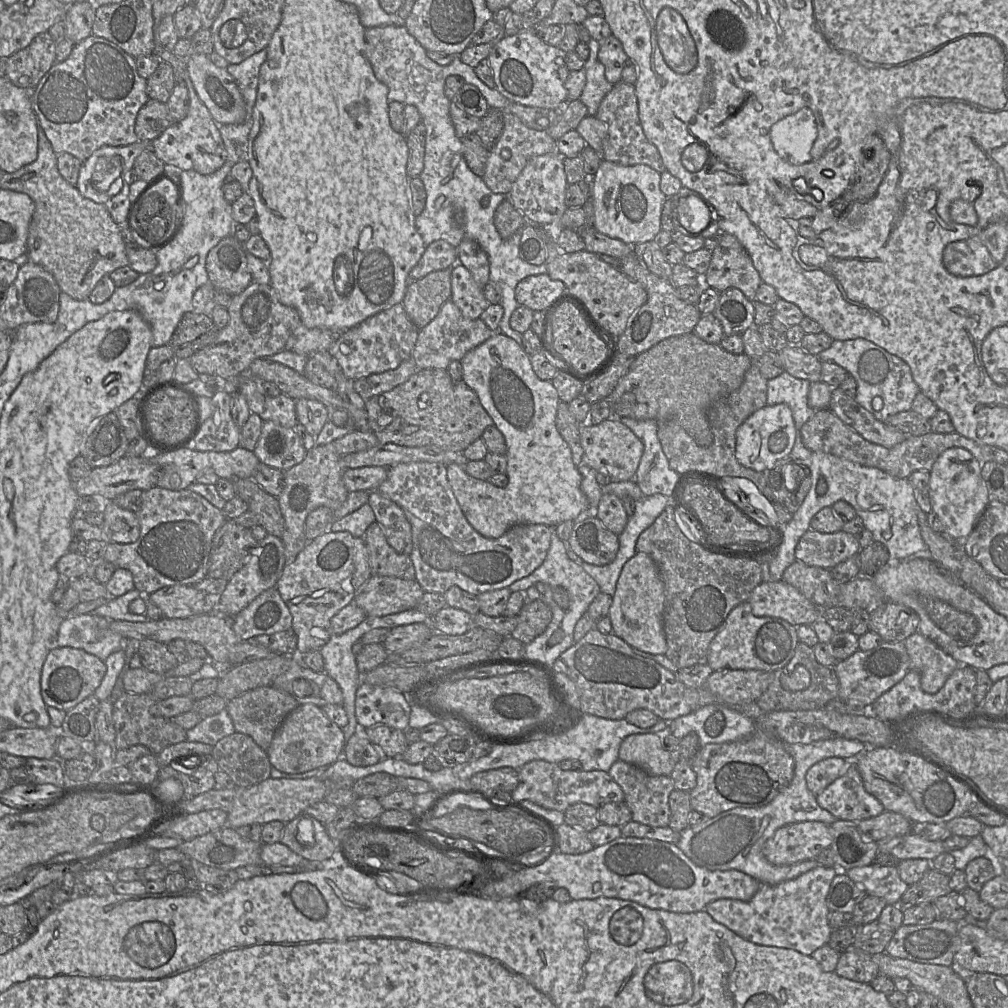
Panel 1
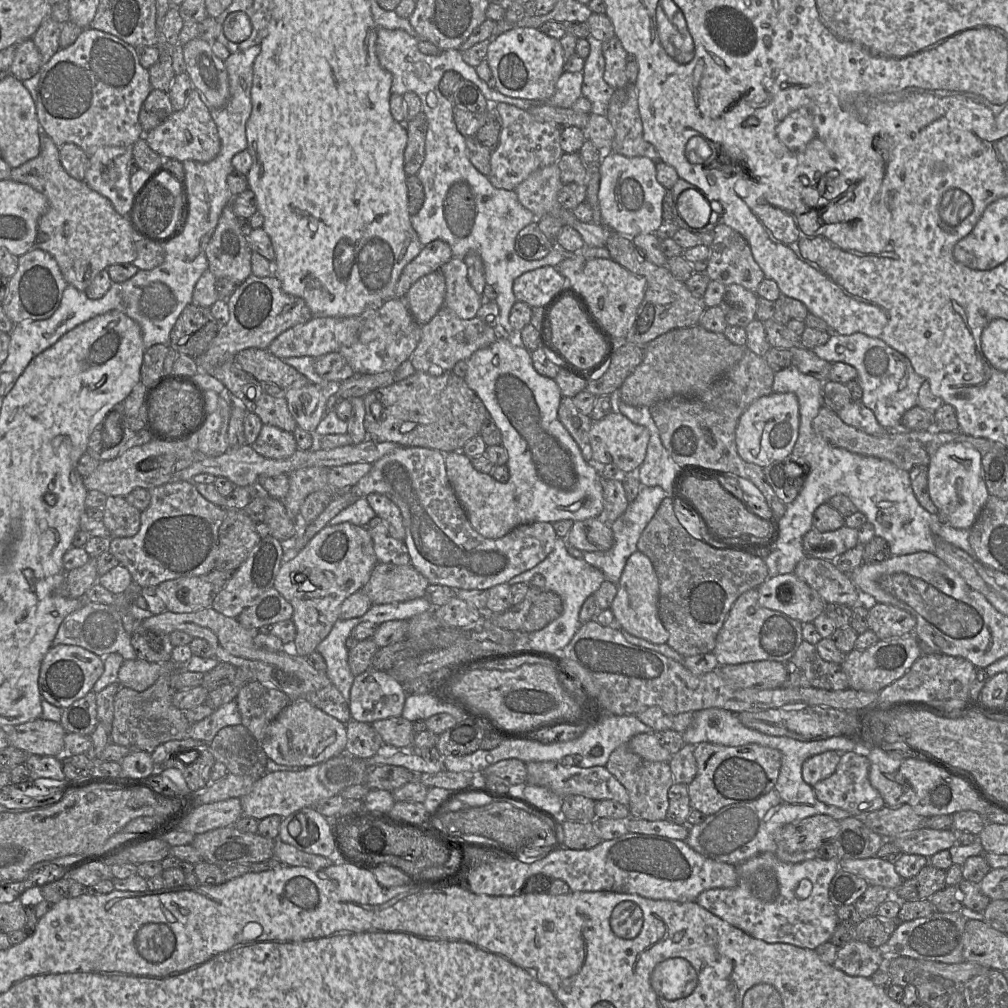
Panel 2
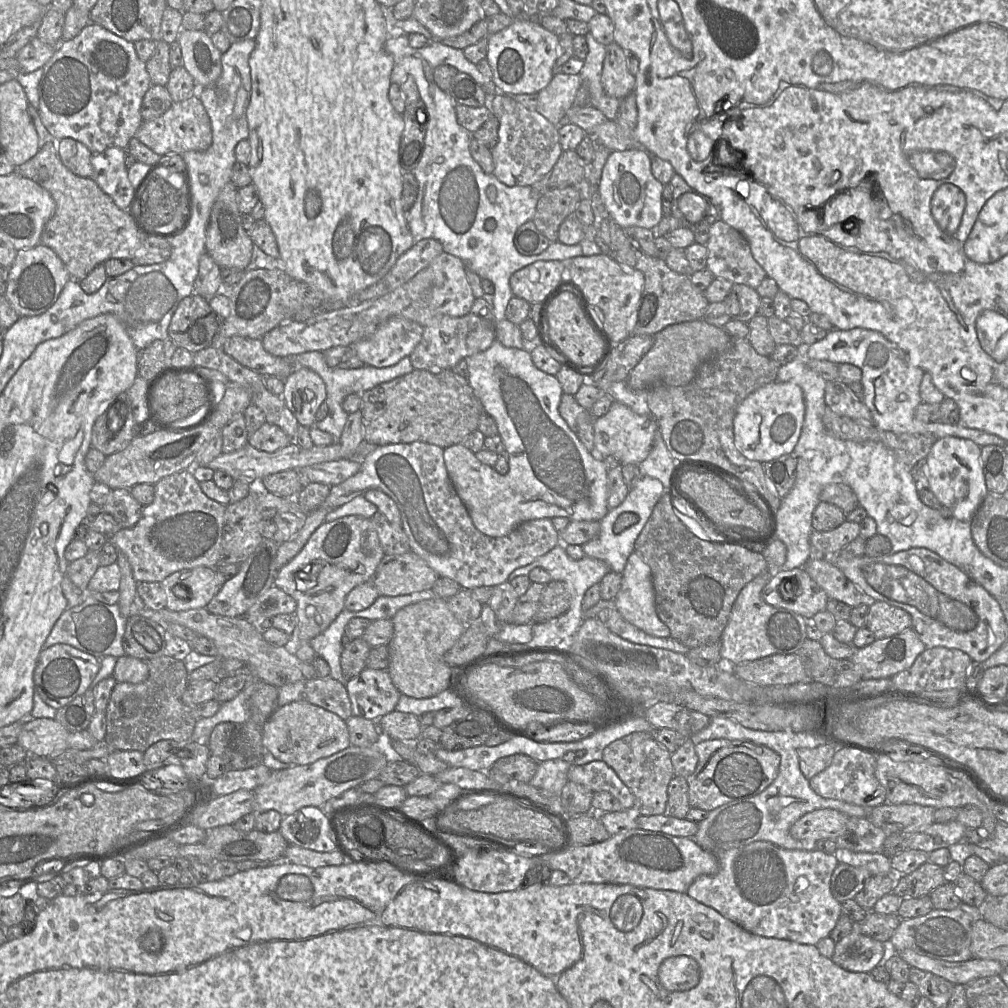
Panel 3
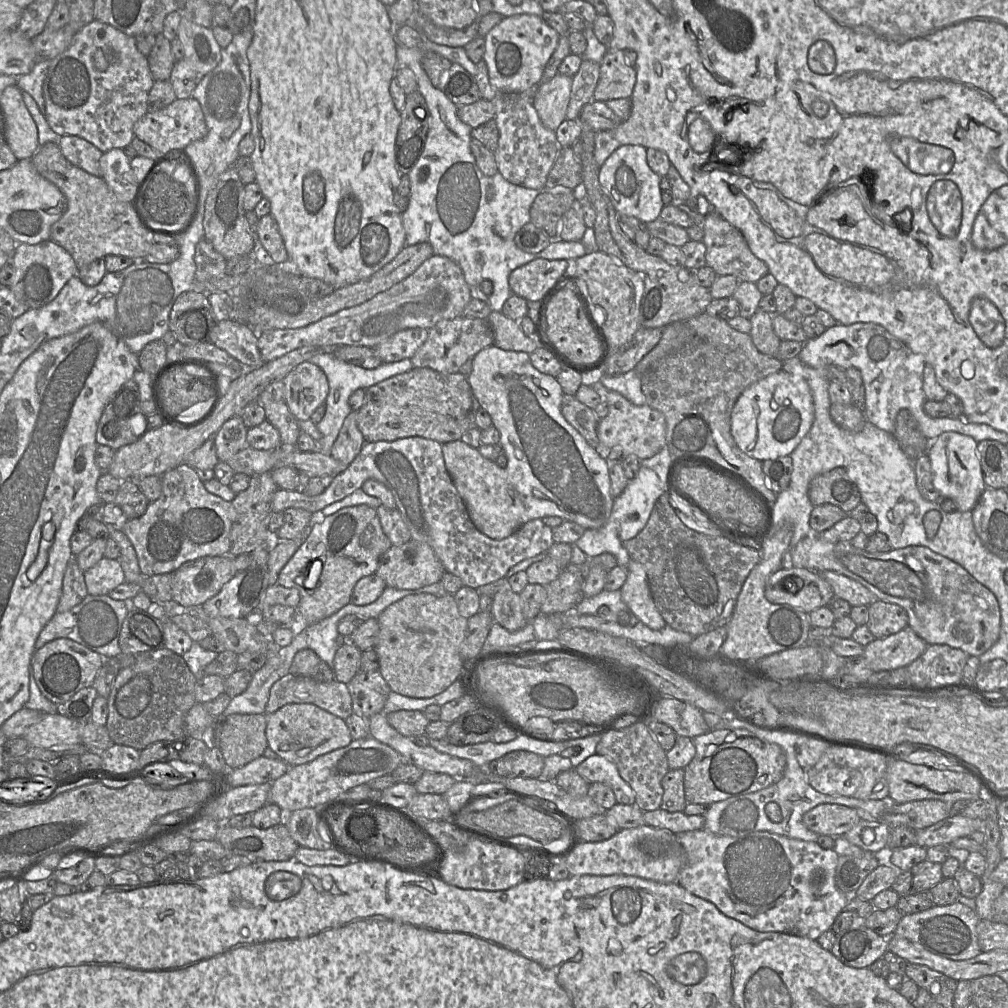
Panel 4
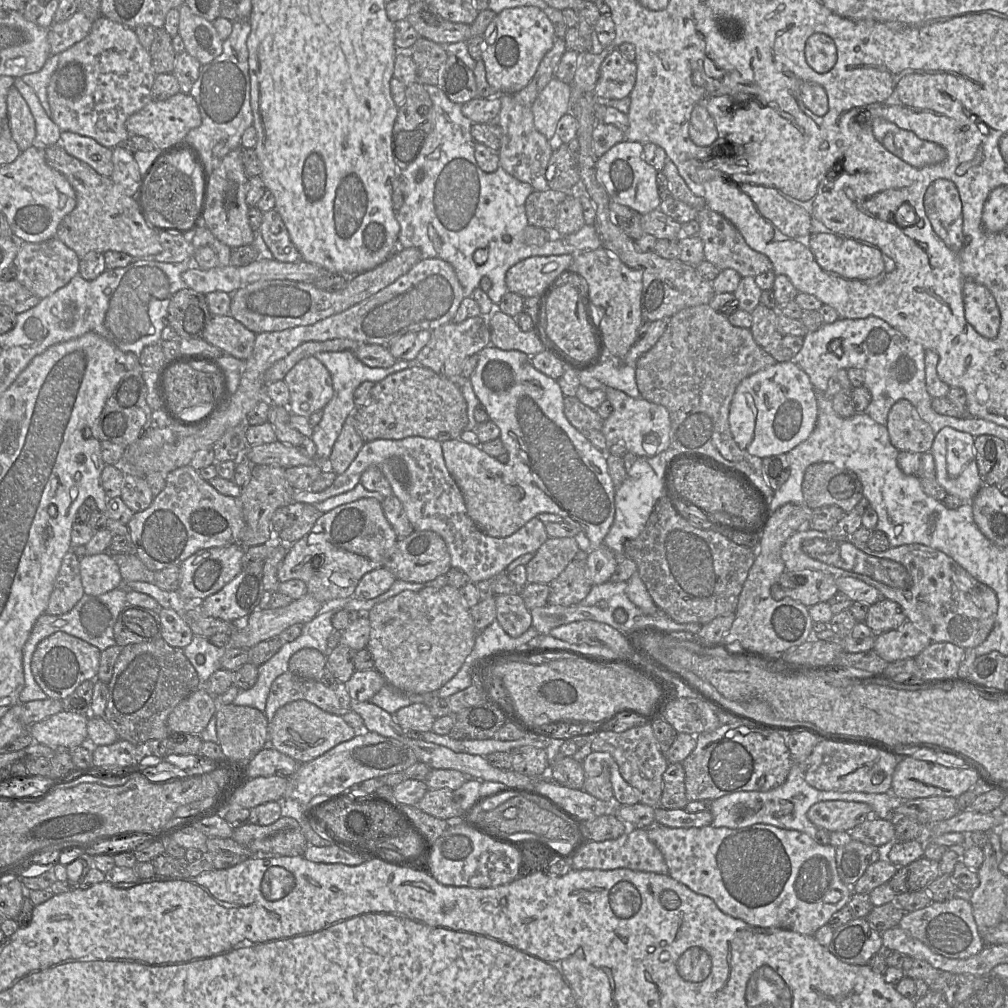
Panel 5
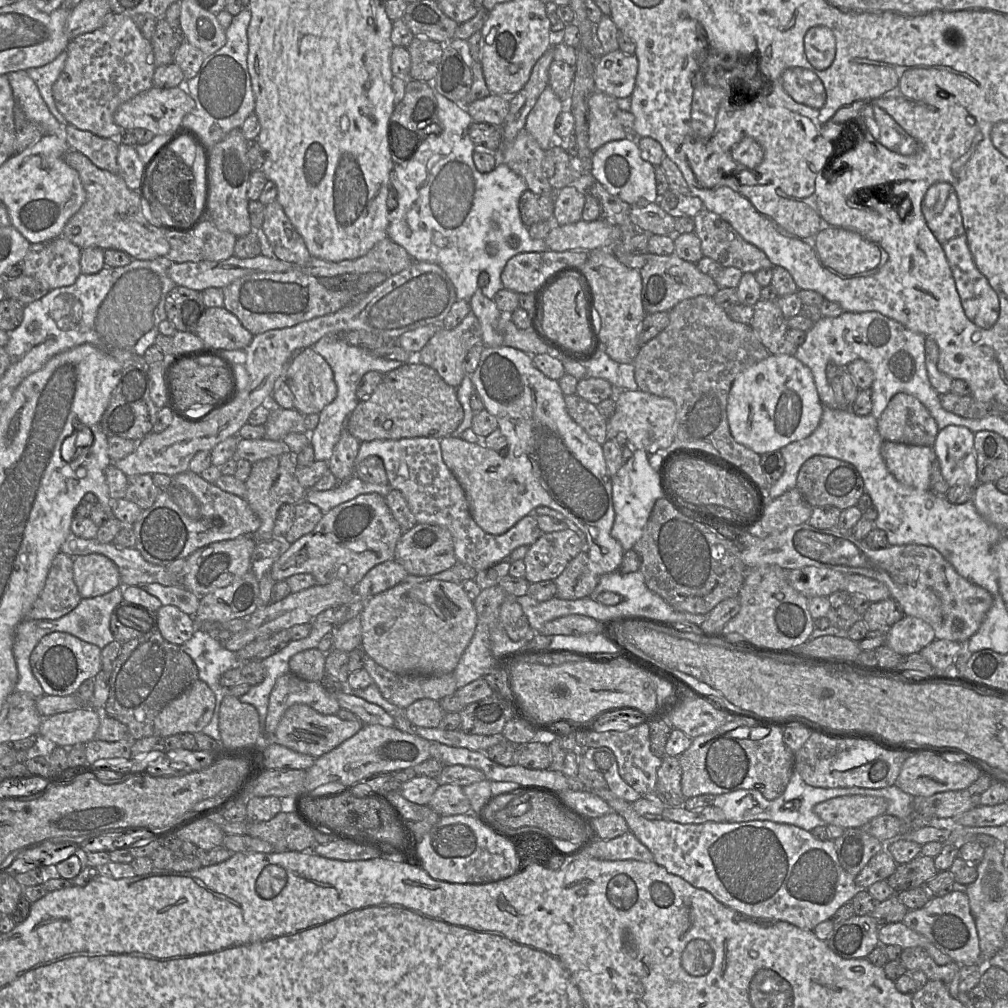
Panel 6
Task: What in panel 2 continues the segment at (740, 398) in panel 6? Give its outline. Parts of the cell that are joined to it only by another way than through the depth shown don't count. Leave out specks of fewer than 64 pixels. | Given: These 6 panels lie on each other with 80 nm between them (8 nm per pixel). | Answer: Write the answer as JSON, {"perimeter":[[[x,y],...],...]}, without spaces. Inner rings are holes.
{"perimeter":[[[771,393],[754,401],[741,415],[736,427],[736,445],[740,457],[762,468],[787,458],[798,439],[799,403],[794,393]]]}

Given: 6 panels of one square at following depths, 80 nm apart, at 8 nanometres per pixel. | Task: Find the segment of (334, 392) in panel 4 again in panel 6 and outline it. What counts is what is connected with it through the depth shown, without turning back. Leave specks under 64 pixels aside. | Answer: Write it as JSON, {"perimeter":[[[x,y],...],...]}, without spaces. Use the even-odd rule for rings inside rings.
{"perimeter":[[[340,335],[324,336],[312,348],[327,361],[333,371],[334,380],[337,385],[336,398],[319,413],[319,423],[309,433],[310,445],[314,448],[315,460],[328,462],[341,434],[345,430],[345,424],[349,415],[361,401],[357,397],[356,391],[362,377],[369,371],[377,371],[385,375],[400,367],[403,363],[397,360],[379,358],[373,354],[373,350],[366,350],[350,345],[340,338]]]}

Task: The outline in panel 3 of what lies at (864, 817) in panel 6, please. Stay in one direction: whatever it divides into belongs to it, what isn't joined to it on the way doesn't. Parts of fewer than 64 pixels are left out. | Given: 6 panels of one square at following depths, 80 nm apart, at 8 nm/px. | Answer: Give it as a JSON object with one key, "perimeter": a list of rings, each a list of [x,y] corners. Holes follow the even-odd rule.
{"perimeter":[[[831,808],[809,812],[797,820],[790,828],[796,840],[835,840],[844,832],[850,816]]]}

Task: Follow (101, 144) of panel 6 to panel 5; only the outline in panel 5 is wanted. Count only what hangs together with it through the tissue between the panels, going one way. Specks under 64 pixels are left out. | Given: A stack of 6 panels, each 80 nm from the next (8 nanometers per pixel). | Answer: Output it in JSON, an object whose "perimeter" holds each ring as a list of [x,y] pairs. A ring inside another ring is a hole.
{"perimeter":[[[62,131],[60,144],[65,151],[88,164],[98,174],[110,177],[113,173],[112,149],[102,146],[93,138],[69,131]]]}

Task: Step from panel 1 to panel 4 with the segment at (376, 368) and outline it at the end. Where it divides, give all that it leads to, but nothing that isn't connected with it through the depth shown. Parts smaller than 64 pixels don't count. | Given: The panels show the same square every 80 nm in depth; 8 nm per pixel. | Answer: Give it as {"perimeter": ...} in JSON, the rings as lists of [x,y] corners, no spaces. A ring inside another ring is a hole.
{"perimeter":[[[410,328],[397,332],[373,348],[382,363],[411,359],[428,338],[428,330]]]}

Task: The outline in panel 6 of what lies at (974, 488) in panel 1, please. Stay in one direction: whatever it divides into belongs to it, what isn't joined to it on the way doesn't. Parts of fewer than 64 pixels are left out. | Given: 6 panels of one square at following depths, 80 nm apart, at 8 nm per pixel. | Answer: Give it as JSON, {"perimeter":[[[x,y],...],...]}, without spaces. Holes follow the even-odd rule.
{"perimeter":[[[948,425],[939,430],[933,448],[941,474],[950,487],[976,487],[979,482],[974,432],[964,426]]]}

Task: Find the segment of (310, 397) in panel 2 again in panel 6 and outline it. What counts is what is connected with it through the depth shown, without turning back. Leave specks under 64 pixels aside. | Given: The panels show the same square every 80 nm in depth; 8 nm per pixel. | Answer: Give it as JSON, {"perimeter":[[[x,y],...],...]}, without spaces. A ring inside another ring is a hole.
{"perimeter":[[[312,347],[294,354],[285,368],[283,380],[294,395],[294,409],[305,416],[319,414],[337,396],[331,367]]]}

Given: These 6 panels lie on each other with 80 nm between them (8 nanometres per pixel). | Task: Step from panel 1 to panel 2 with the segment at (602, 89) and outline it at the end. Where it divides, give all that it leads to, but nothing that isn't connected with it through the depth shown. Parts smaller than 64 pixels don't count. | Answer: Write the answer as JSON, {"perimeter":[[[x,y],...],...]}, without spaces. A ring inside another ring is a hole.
{"perimeter":[[[590,35],[589,56],[585,59],[582,84],[582,96],[591,102],[591,113],[606,116],[610,99],[615,91],[604,80],[605,59],[601,41]]]}

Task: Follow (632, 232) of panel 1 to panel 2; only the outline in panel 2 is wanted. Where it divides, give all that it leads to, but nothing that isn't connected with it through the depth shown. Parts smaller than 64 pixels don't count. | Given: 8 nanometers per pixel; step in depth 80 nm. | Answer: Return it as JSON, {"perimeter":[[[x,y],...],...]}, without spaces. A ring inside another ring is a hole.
{"perimeter":[[[612,151],[602,154],[598,192],[601,224],[628,237],[655,233],[664,222],[663,199],[668,189],[656,179],[656,162],[647,157],[626,157]]]}

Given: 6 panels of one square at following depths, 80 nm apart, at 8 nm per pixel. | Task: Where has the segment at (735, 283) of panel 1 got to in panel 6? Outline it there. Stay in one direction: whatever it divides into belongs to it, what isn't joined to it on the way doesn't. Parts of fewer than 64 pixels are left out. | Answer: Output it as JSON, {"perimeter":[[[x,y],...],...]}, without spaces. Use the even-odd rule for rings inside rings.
{"perimeter":[[[703,208],[695,217],[695,233],[701,240],[704,256],[709,257],[724,268],[735,267],[743,273],[756,273],[764,268],[773,268],[771,260],[760,248],[746,241],[736,229],[717,213]]]}

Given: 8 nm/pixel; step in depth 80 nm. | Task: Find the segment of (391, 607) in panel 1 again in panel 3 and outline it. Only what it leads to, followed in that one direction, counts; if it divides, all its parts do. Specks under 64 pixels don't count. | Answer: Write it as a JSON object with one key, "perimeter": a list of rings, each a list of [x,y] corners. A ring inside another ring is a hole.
{"perimeter":[[[412,551],[402,555],[384,555],[370,581],[379,596],[403,596],[431,589],[439,578],[427,563]]]}

